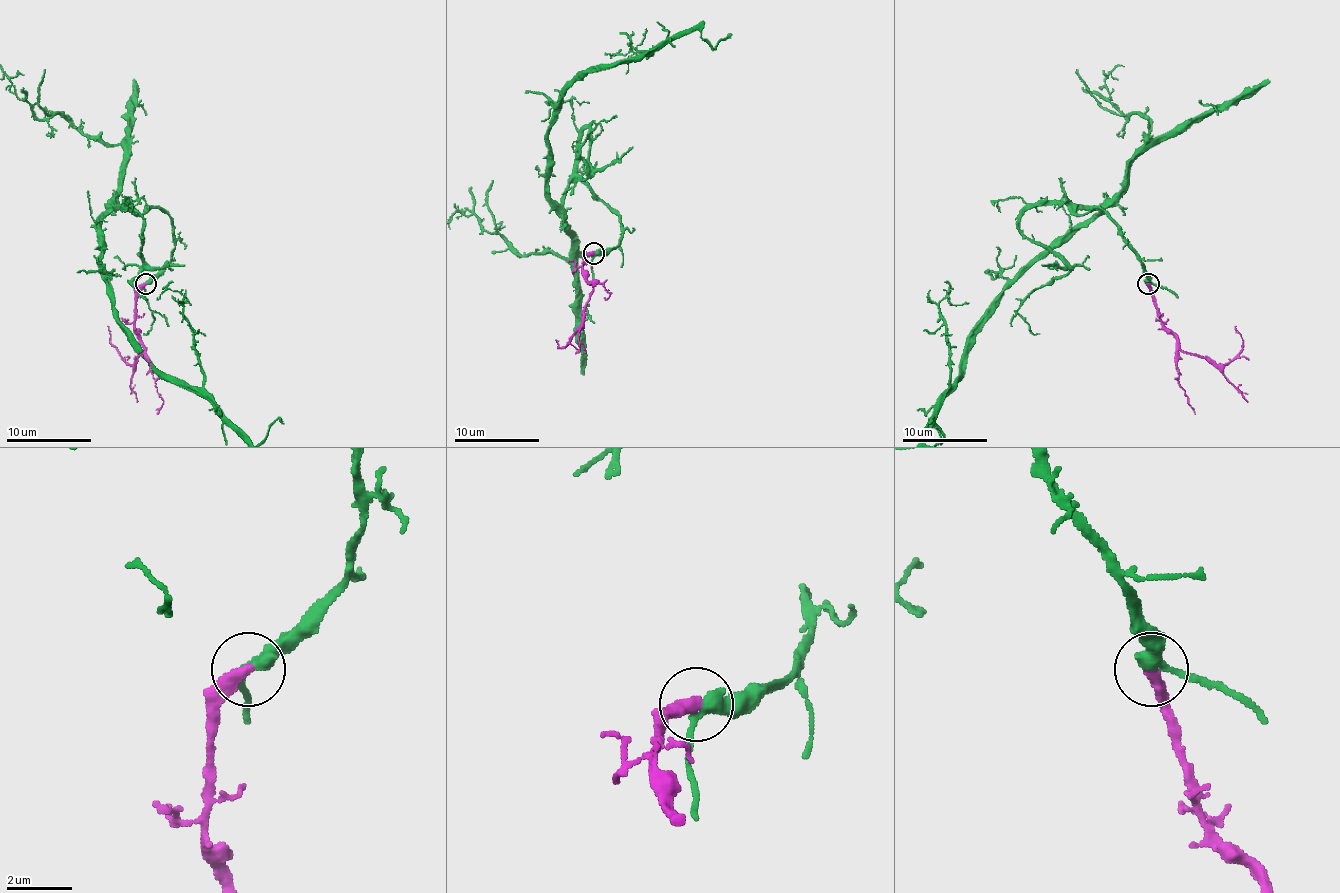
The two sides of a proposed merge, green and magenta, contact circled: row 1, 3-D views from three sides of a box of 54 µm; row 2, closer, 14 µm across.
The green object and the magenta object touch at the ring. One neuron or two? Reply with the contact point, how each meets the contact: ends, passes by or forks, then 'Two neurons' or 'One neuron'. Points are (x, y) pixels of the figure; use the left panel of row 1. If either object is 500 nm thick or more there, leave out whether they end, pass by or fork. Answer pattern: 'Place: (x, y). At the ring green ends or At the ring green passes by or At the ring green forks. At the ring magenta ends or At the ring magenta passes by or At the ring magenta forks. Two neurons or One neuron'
Place: (145, 284). At the ring green passes by. At the ring magenta ends. One neuron

